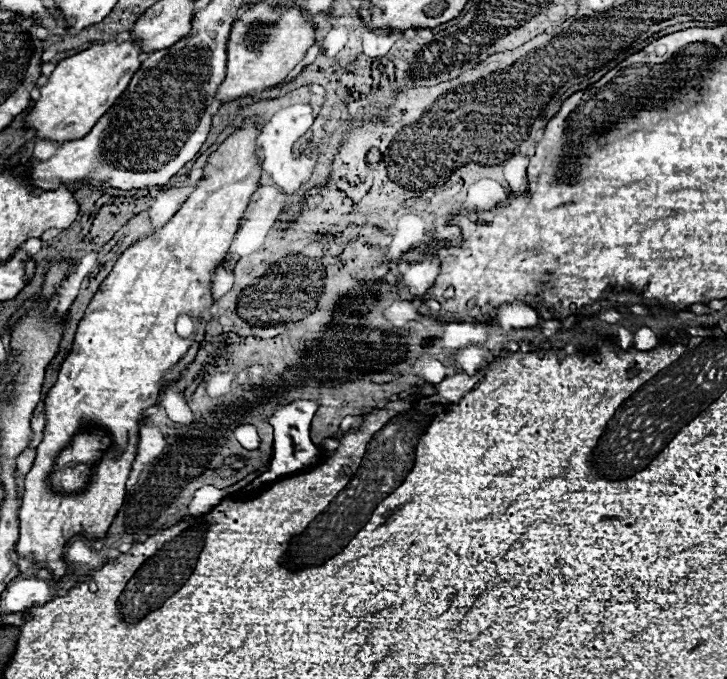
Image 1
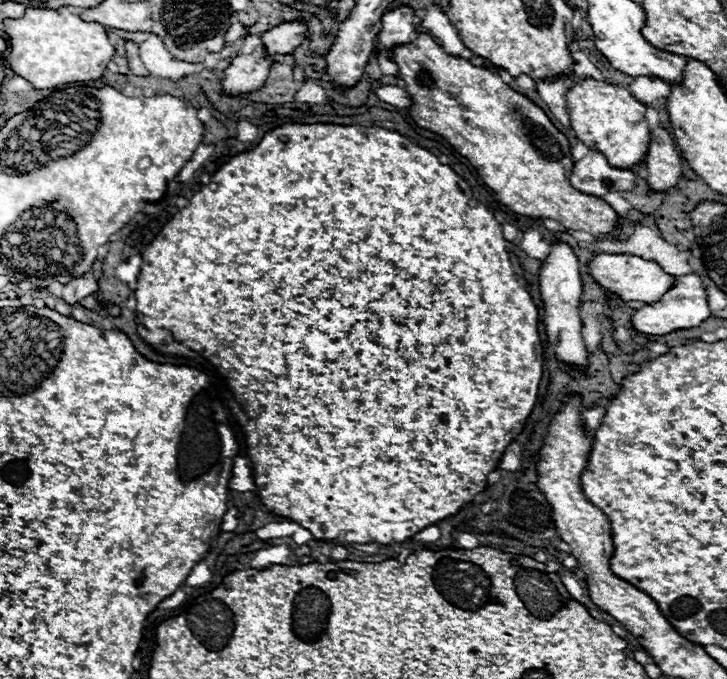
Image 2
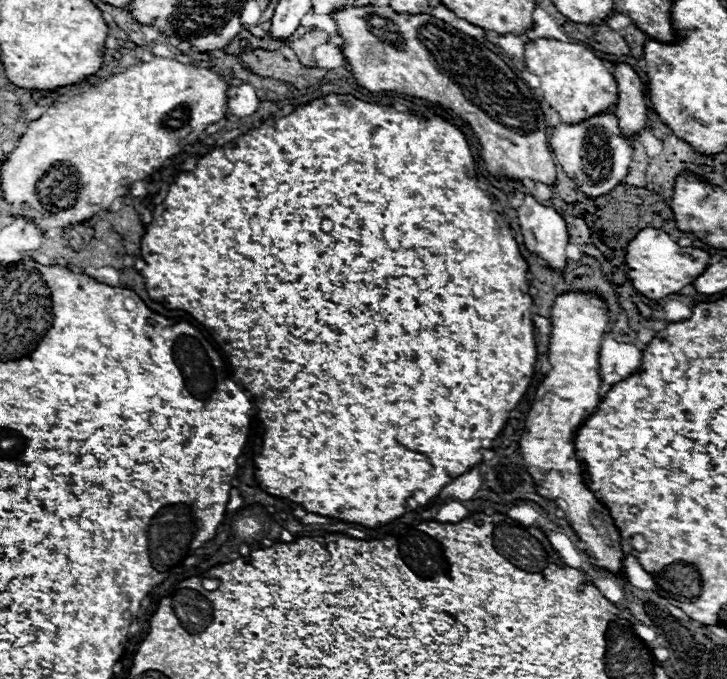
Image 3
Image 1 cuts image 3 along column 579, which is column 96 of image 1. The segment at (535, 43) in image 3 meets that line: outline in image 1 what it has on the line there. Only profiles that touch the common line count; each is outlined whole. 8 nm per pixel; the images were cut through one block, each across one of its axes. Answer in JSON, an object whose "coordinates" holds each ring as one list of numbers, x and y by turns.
{"coordinates":[[128,38,124,42,104,42,94,44,70,58,58,62,56,70,50,74,48,82,40,88,40,100,36,100,32,112,26,118,26,128,36,128,38,138,66,142,86,136,92,130,92,124,112,108,112,104,124,94,128,88,128,80,132,80,136,68,140,68,140,60,148,56,140,42]]}

